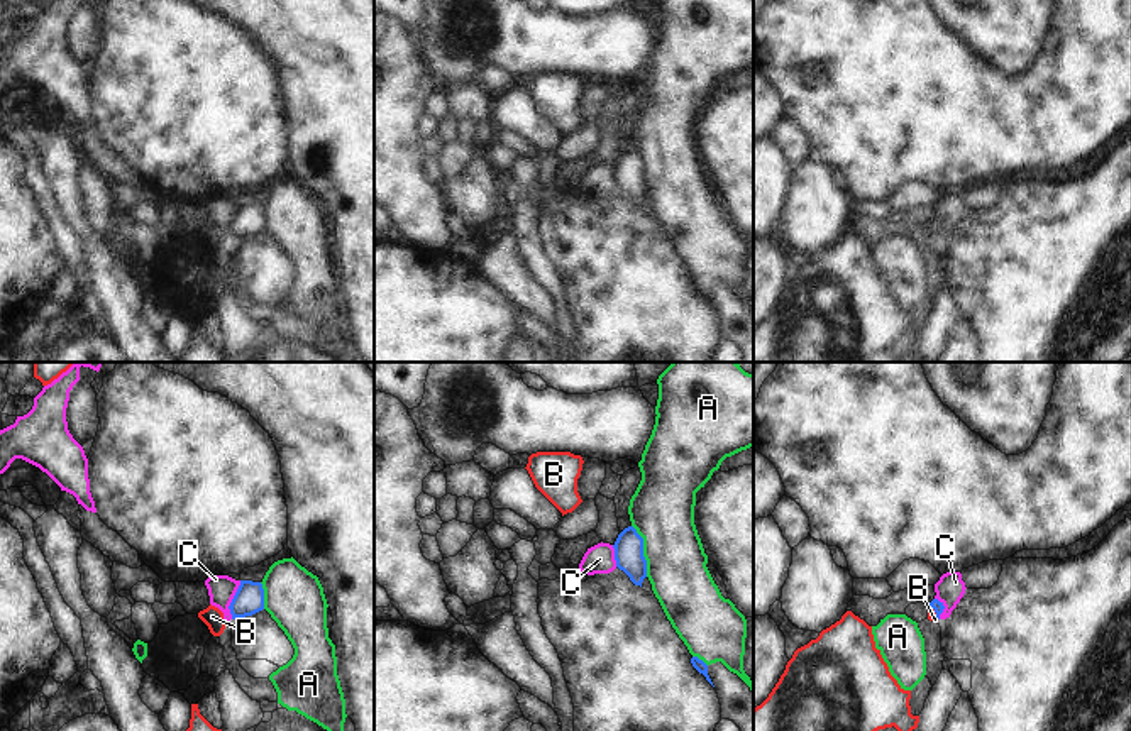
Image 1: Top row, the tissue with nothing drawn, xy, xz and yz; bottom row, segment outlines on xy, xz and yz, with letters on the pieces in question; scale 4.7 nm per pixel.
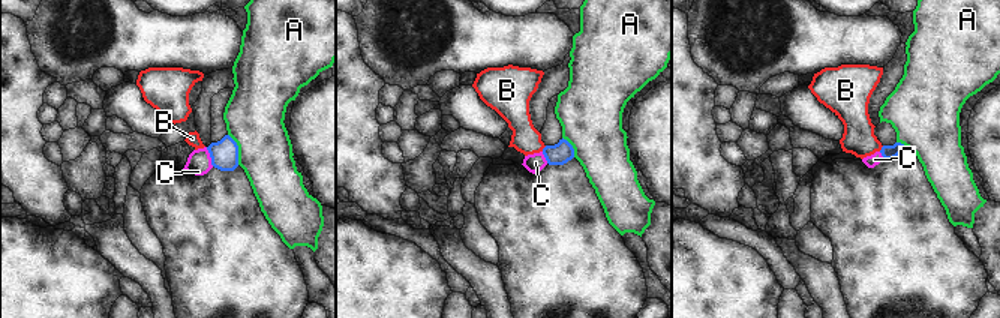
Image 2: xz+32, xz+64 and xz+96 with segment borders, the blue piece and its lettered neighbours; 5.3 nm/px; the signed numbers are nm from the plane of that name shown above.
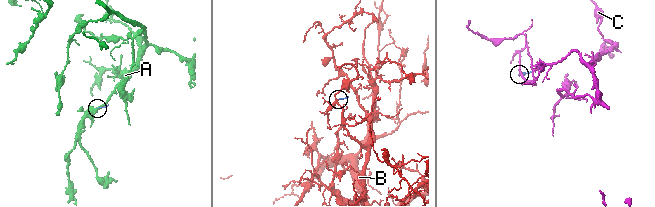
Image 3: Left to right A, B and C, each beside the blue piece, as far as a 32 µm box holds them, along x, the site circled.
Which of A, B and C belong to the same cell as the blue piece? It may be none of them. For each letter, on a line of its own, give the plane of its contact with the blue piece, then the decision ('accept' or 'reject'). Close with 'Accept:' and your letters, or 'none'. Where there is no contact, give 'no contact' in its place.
A: meets blue in xz; reject
B: meets blue in yz; accept
C: meets blue in xy; reject
Accept: B

